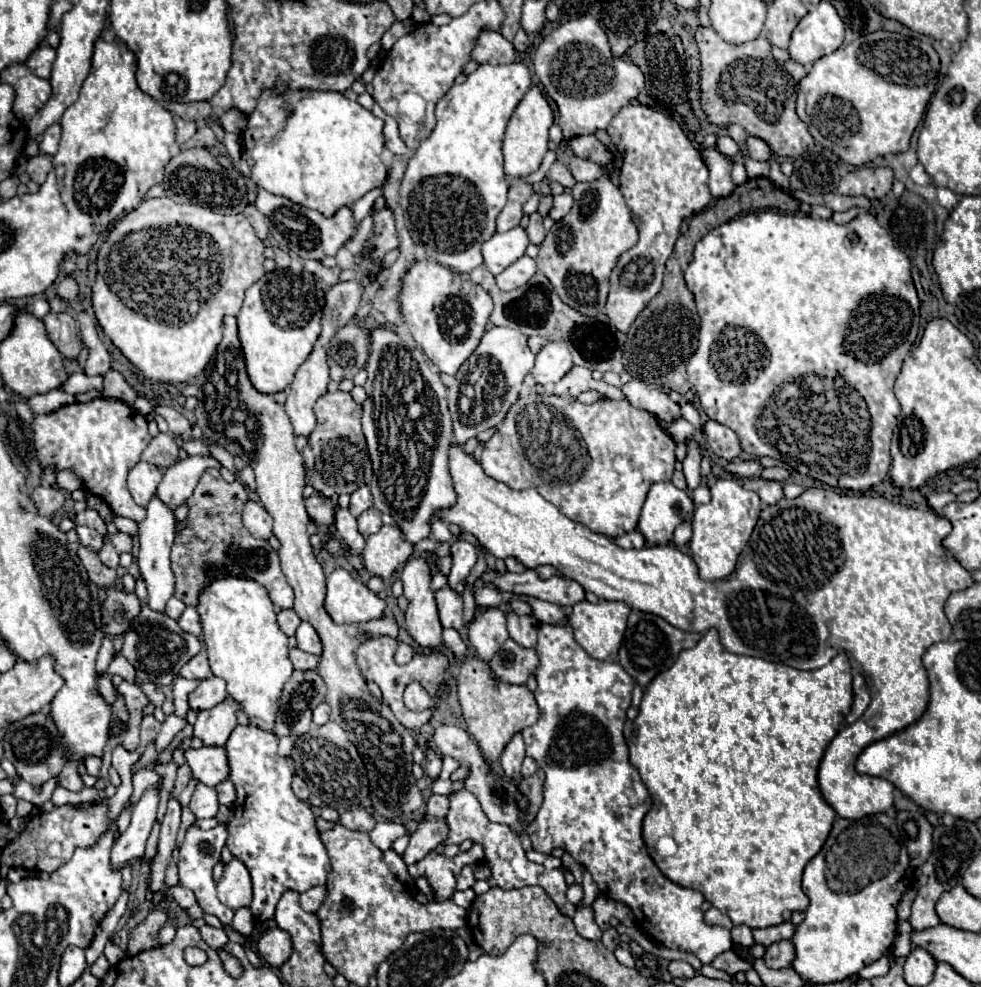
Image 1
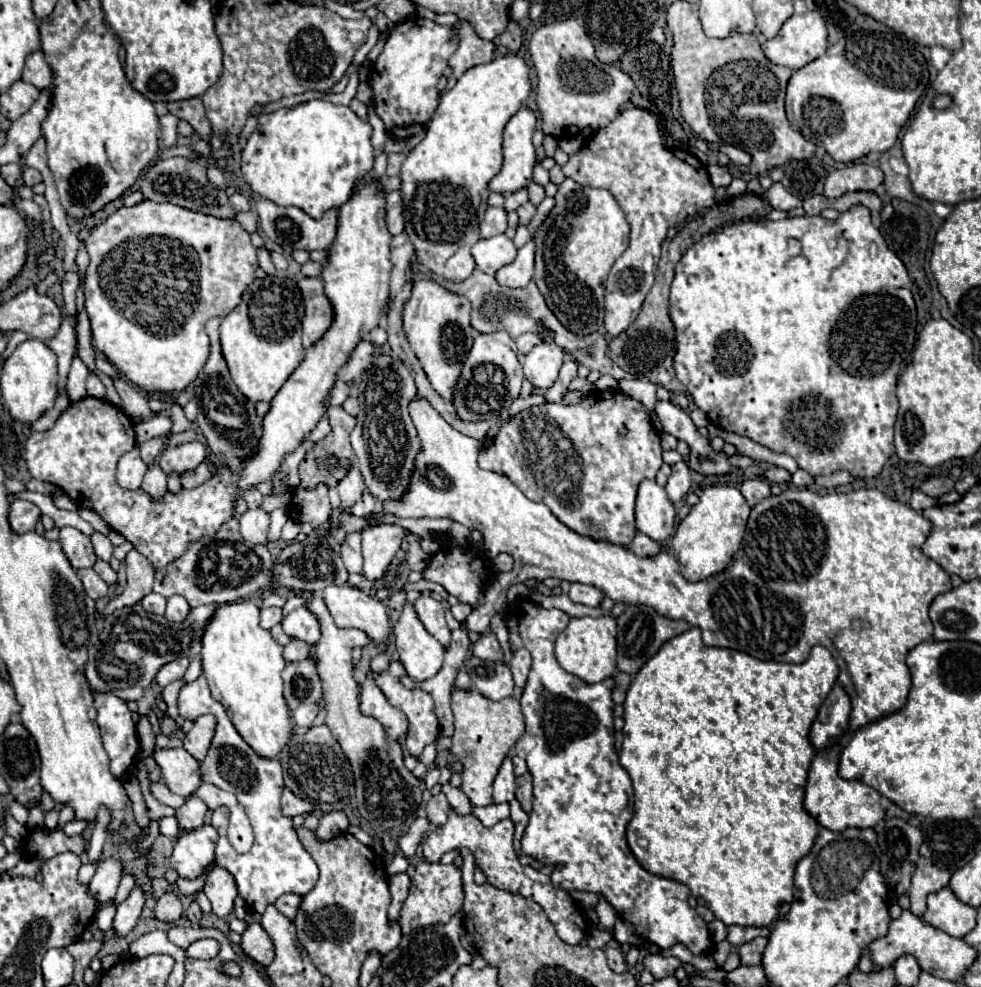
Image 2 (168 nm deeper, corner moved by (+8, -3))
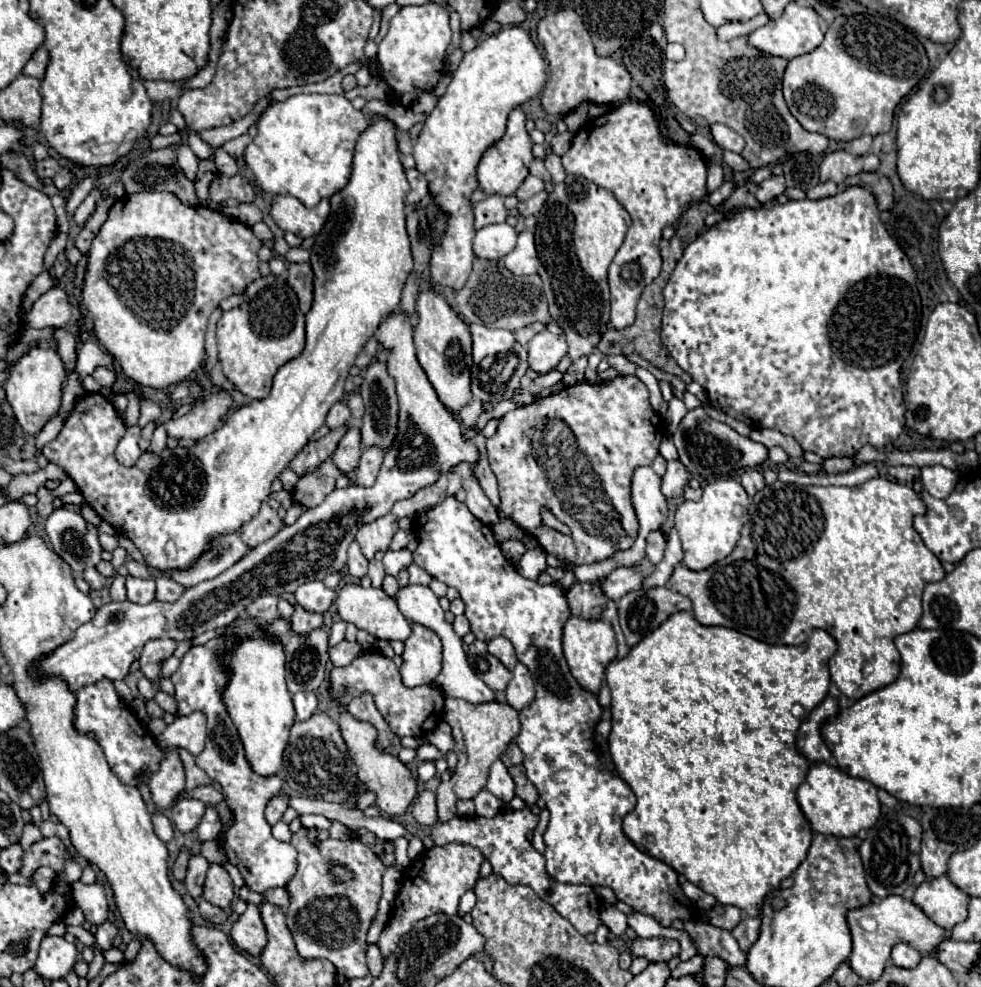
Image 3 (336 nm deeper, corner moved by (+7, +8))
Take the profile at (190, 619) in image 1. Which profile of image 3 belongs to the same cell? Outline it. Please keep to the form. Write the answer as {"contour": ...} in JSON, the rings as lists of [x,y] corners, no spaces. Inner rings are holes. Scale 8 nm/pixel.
{"contour":[[[161,576],[155,582],[157,582],[157,596],[155,598],[161,600],[161,602],[175,602],[185,592],[185,586],[181,586],[179,582],[175,582],[173,578]]]}

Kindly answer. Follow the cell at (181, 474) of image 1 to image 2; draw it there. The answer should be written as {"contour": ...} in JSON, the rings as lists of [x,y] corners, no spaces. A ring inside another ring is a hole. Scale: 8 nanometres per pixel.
{"contour":[[[192,441],[192,443],[182,443],[178,447],[166,447],[160,453],[160,463],[162,469],[166,473],[170,471],[178,471],[184,473],[186,469],[194,469],[198,467],[198,463],[202,463],[206,457],[206,447],[200,441]]]}

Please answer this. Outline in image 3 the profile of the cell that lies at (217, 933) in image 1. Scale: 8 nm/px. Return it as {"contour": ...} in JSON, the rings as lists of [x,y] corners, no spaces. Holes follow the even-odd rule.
{"contour":[[[195,854],[195,856],[189,858],[189,868],[187,868],[185,886],[187,886],[187,892],[191,894],[193,900],[197,900],[197,898],[203,894],[207,868],[209,868],[209,862],[207,862],[201,854]]]}

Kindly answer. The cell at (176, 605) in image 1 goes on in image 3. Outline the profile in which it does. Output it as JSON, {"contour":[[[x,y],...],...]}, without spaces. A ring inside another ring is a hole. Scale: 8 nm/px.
{"contour":[[[127,578],[127,600],[137,604],[149,604],[155,600],[155,580],[139,580],[139,578]]]}

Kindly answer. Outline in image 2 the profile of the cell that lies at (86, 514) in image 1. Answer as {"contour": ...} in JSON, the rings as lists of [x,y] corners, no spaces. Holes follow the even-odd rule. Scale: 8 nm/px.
{"contour":[[[94,533],[90,539],[92,539],[92,545],[94,545],[94,551],[96,551],[98,559],[108,561],[112,557],[112,553],[114,553],[114,547],[112,547],[110,539],[106,535],[102,535],[102,533]]]}

